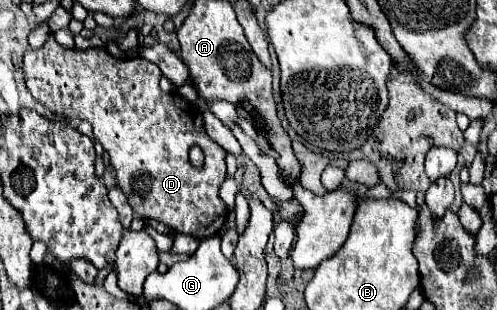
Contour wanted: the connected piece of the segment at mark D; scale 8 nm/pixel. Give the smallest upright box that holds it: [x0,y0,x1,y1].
[23,35,229,239]

